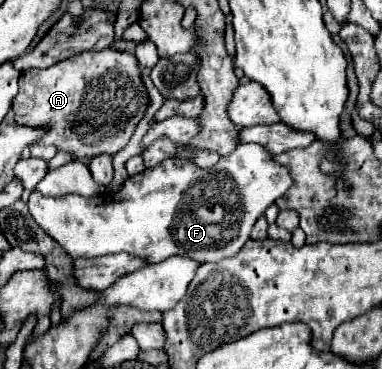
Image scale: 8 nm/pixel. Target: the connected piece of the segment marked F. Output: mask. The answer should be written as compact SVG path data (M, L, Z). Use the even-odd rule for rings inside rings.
M240 144L232 154L222 156L210 170L194 166L190 160L168 158L158 166L144 170L142 174L130 176L114 194L102 194L94 198L82 198L68 194L62 198L42 198L32 192L28 200L30 214L34 220L72 256L72 258L96 258L104 254L138 254L150 264L162 262L170 256L190 256L198 262L220 262L222 258L234 256L244 242L250 238L254 222L264 210L274 204L292 186L290 168L276 162L274 156L260 144Z

